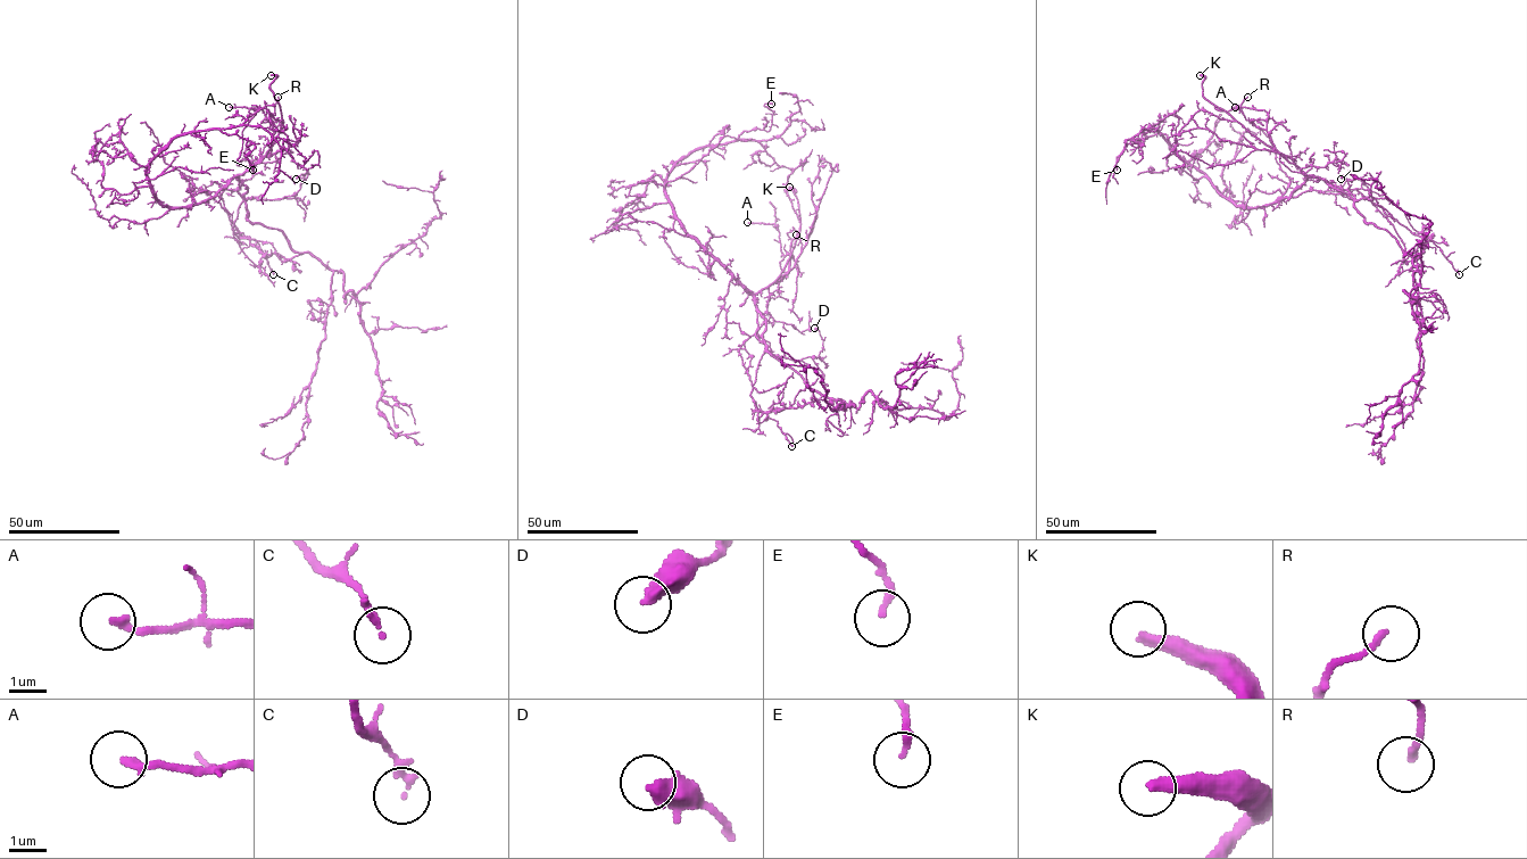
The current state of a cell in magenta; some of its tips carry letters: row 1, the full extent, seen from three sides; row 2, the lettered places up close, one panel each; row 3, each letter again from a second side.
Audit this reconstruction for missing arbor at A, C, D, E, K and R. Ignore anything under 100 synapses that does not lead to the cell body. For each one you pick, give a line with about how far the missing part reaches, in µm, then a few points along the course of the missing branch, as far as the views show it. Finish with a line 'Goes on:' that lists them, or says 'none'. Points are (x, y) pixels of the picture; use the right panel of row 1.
K: about 15 µm are missing; missing branch runs (1200, 75), (1189, 75), (1177, 84)
Goes on: K

